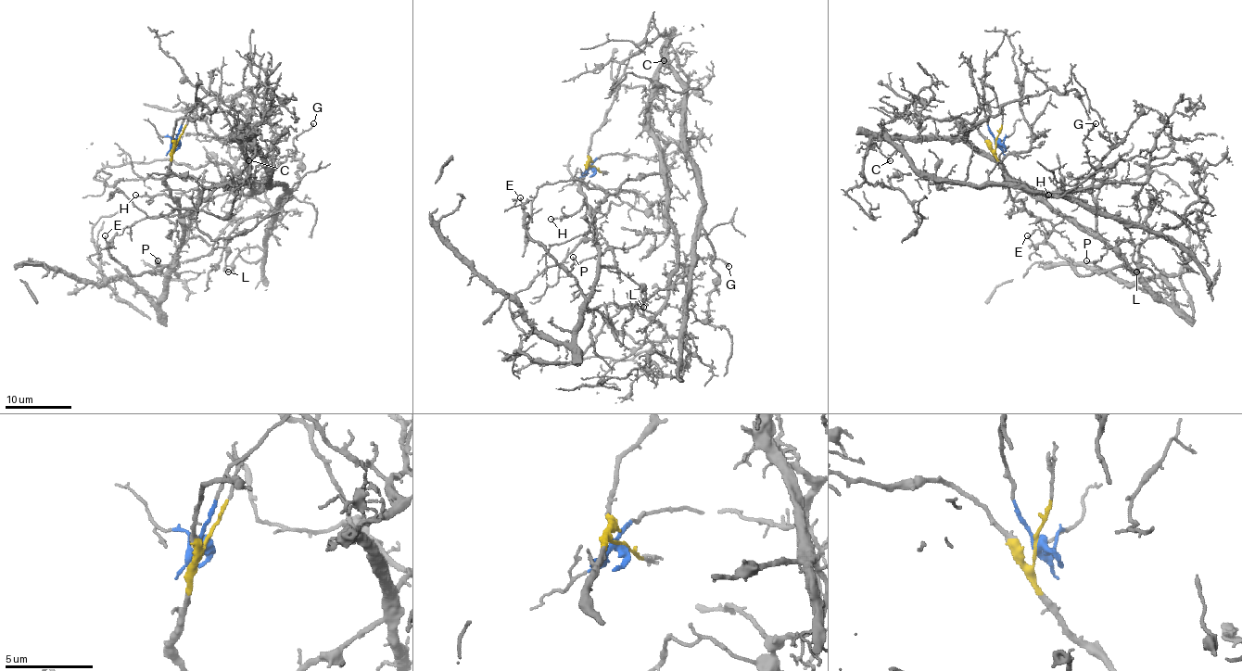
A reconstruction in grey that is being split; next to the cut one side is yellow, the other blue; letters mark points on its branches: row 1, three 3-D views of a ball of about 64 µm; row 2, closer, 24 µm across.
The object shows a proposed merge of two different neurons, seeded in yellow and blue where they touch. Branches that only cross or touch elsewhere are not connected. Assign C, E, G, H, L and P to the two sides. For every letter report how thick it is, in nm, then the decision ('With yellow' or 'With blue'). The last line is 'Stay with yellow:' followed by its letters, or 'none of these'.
C: Thickness 110 nm. With blue
E: Thickness 110 nm. With yellow
G: Thickness 190 nm. With blue
H: Thickness 130 nm. With yellow
L: Thickness 90 nm. With blue
P: Thickness 140 nm. With yellow
Stay with yellow: E, H, P

